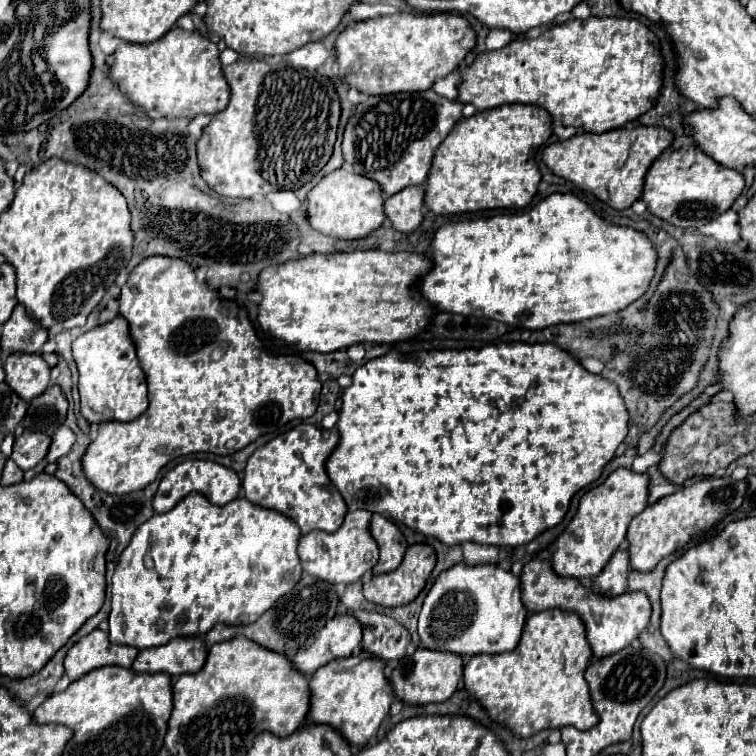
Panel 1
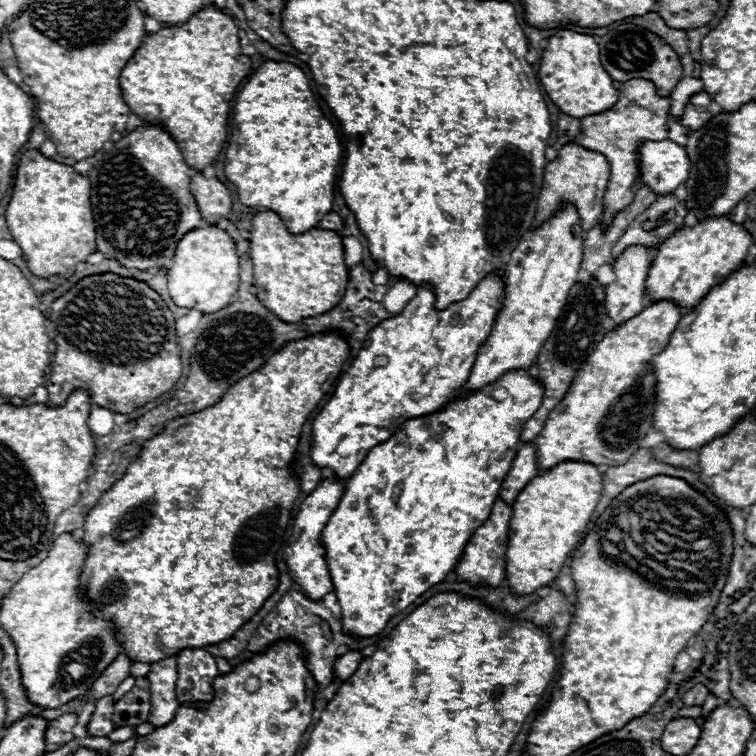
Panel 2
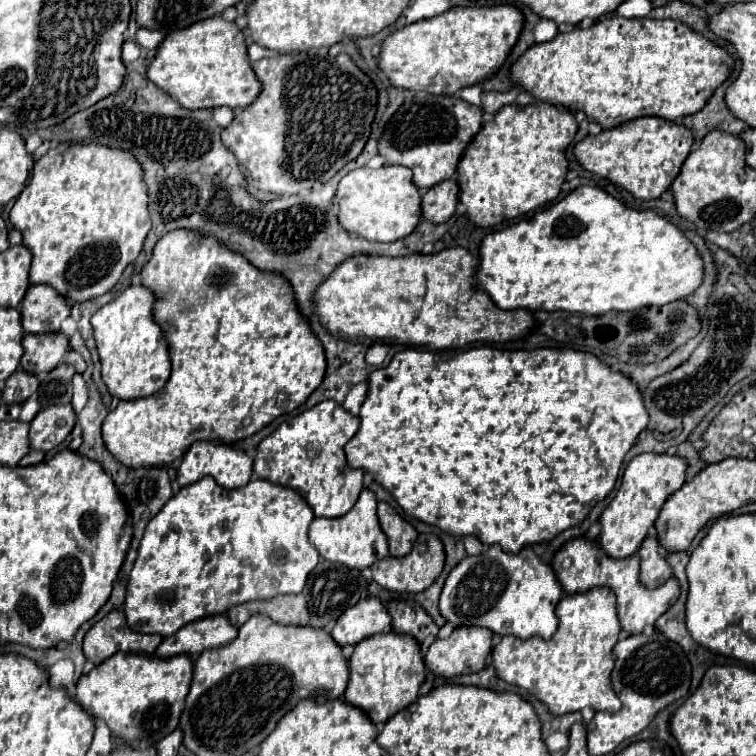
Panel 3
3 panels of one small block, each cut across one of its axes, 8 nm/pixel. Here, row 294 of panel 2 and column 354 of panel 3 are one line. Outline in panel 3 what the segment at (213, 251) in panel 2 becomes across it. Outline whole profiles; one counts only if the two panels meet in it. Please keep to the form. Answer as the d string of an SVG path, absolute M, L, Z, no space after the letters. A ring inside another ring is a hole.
M364 166L352 170L340 180L336 202L340 204L340 224L350 234L376 242L394 242L410 236L422 218L422 194L412 182L412 170L406 166L384 166L380 170Z

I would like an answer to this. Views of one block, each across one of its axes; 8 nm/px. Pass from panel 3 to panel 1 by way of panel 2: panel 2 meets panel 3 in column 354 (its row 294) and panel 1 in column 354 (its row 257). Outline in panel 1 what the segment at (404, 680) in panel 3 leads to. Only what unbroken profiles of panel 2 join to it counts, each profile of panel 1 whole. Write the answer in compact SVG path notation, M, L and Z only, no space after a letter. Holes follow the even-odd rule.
M366 652L334 660L310 678L310 710L306 724L326 724L338 730L350 746L364 746L386 718L394 692L384 676L384 662Z

